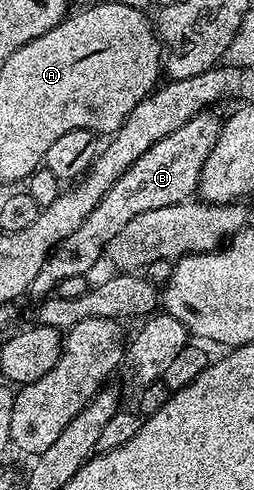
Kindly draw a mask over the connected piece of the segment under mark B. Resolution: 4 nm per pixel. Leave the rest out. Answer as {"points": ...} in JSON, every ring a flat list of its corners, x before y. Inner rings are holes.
{"points":[[208,109,199,111,190,121,186,121,186,125,182,125,182,129,174,129,170,137,162,137,162,141,150,145,150,149,142,153,142,157,138,157,138,161,134,161,134,165,130,165,130,169,126,169,126,173,122,173,114,185,110,185,106,197,94,205,94,213,90,213,90,217,86,217,86,221,82,221,82,225,78,225,78,229,66,237,66,241,54,248,42,269,38,269,38,277,34,277,28,286,28,295,48,297,62,281,66,281,66,277,87,276,88,270,99,259,105,258,110,240,133,217,138,217,138,213,150,213,150,209,189,202,197,194,206,157,210,157,220,136,221,116,212,113]]}

